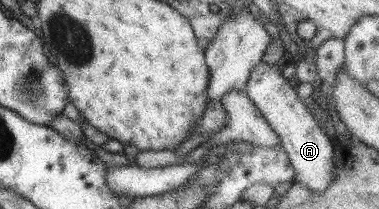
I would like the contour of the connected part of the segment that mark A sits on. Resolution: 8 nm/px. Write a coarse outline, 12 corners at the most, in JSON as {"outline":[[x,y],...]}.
{"outline":[[258,62],[245,94],[280,139],[293,185],[330,186],[326,133],[276,65]]}

